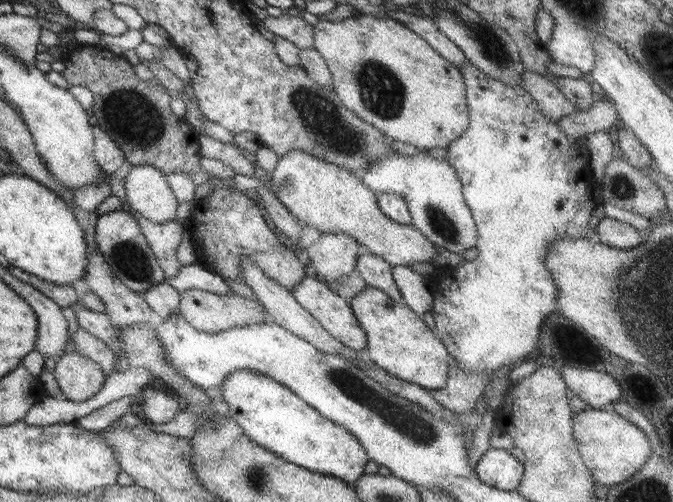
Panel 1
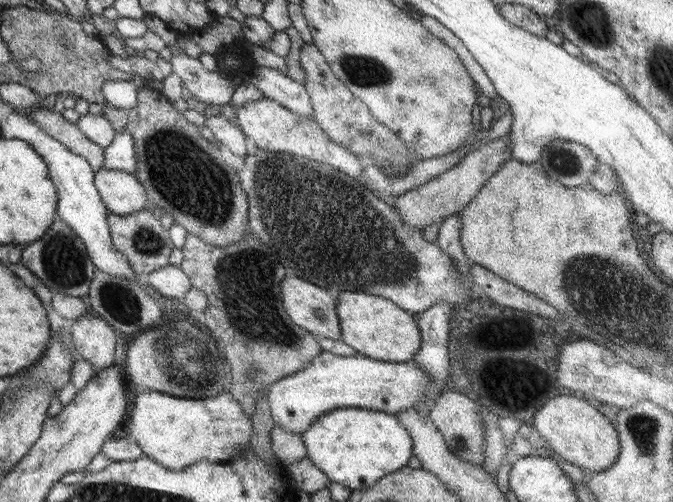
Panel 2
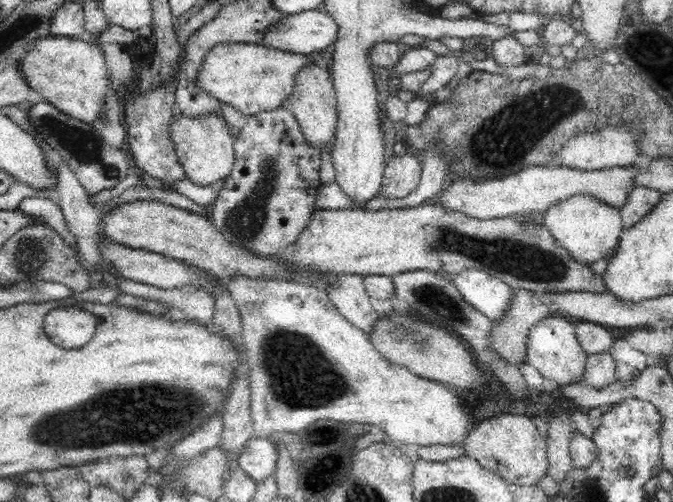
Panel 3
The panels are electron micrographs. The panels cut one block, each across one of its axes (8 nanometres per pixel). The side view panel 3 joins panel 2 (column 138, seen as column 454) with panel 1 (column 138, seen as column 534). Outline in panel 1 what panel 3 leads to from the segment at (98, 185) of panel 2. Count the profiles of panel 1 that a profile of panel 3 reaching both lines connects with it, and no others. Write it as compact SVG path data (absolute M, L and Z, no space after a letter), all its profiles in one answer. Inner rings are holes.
M154 166L133 167L123 181L125 198L136 213L157 224L176 220L175 208L179 202L169 190L165 175Z

